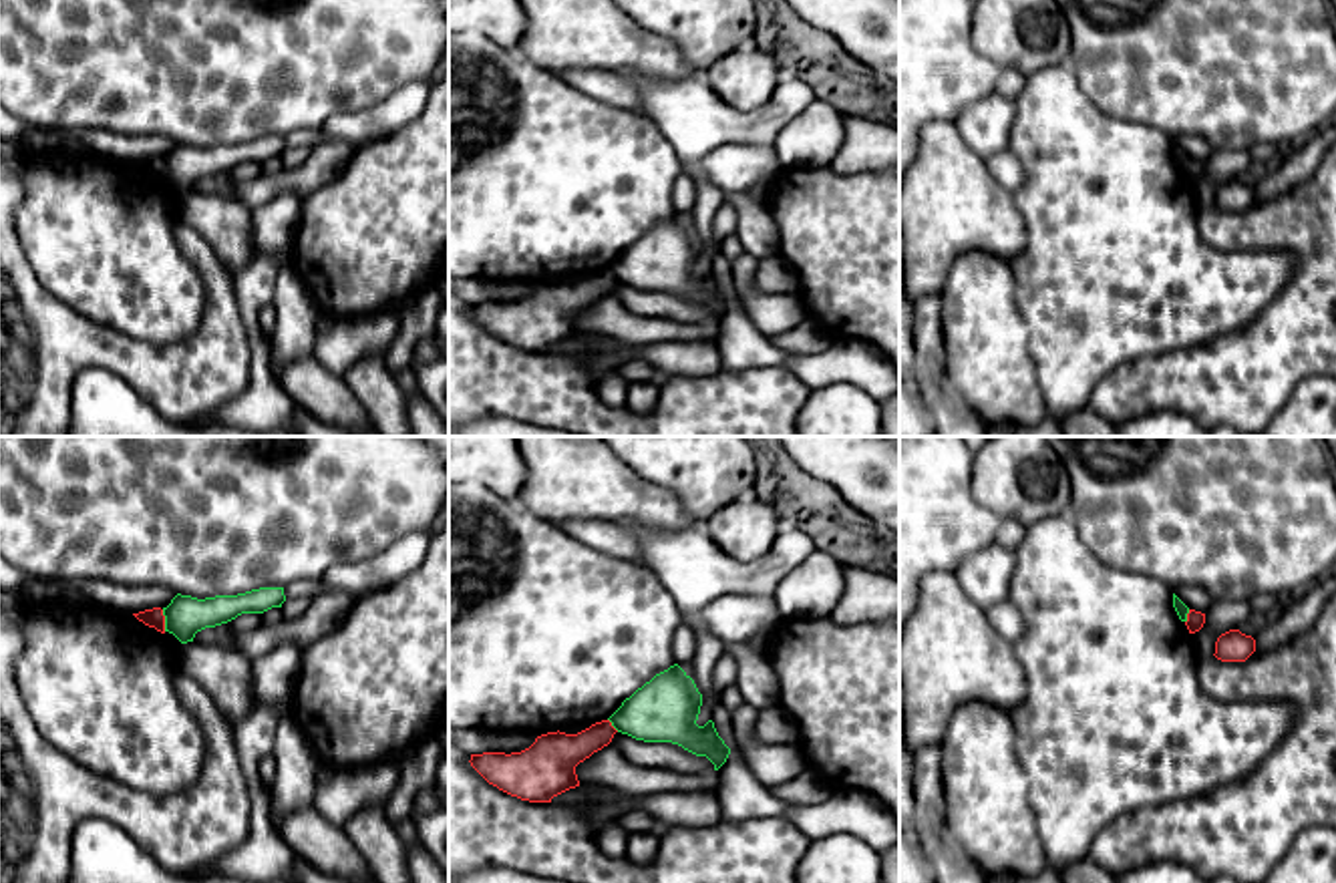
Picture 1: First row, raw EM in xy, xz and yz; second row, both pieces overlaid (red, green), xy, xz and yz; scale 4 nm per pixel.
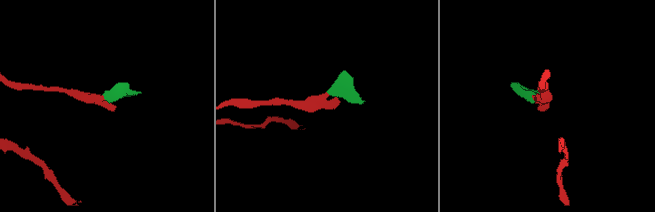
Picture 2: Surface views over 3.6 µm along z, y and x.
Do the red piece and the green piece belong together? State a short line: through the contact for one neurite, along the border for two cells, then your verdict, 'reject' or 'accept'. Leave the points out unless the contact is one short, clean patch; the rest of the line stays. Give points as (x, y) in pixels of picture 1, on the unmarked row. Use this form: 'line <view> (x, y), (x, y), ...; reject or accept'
line xy (161, 159), (165, 180); reject

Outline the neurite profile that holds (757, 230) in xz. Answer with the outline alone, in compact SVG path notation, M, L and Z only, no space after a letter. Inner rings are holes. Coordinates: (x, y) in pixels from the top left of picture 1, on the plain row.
M748 191L726 195L726 203L738 215L736 235L744 251L757 259L773 257L779 253L779 229L771 207L753 199Z

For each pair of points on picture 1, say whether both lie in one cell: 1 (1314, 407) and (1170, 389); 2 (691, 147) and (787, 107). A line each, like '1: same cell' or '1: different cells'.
1: different cells
2: same cell

